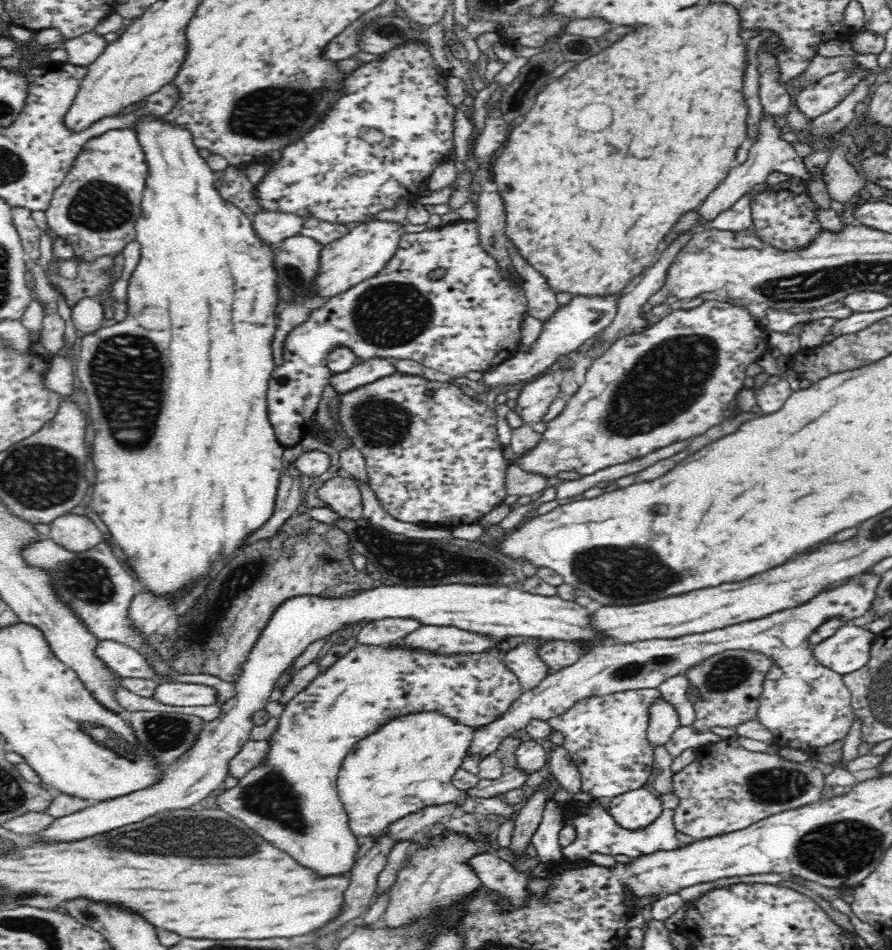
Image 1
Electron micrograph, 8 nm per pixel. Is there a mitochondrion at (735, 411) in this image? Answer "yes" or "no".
no

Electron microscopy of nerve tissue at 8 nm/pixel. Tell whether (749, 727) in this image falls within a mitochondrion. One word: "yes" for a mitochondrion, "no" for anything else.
no

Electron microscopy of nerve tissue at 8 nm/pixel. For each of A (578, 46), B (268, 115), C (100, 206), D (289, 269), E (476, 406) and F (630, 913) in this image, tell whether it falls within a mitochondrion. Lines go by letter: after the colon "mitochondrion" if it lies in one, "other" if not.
A: other
B: mitochondrion
C: mitochondrion
D: mitochondrion
E: other
F: other

